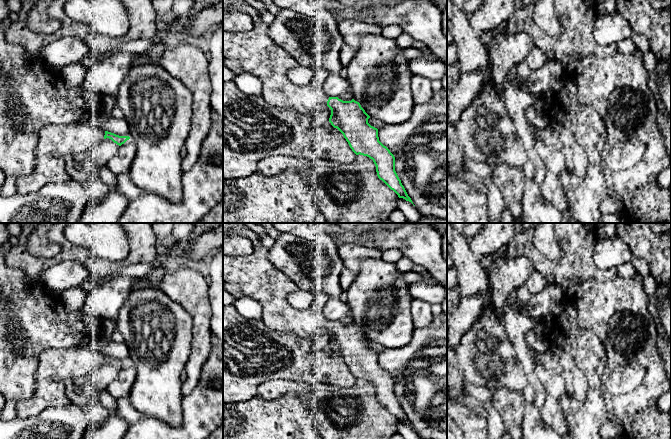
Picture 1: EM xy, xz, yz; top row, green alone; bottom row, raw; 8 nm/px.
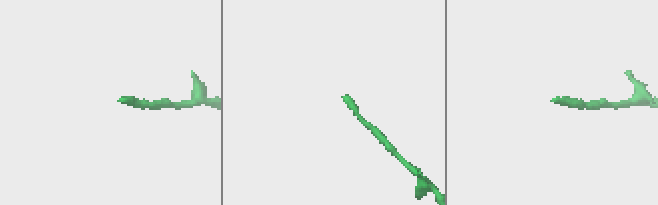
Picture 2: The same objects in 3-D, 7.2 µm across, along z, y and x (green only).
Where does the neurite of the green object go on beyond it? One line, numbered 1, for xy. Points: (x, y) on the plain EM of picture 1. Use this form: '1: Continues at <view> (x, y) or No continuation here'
1: Continues at xy (56, 366)

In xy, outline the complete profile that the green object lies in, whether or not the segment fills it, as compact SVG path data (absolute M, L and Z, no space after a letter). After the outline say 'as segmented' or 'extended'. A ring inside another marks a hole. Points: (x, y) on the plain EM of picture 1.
M96 344L81 348L47 348L39 356L36 385L31 398L16 403L15 419L37 416L50 407L71 403L66 394L68 380L81 382L95 369L109 362L121 370L129 360L104 355Z; extended

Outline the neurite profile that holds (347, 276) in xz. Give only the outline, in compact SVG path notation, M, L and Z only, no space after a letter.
M344 268L339 278L340 287L343 291L346 291L351 286L356 278L356 275L357 273L348 268Z

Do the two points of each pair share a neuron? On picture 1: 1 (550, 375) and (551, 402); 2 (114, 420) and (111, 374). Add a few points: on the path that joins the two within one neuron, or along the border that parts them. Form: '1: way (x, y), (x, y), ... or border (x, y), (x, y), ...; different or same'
1: way (551, 382), (551, 395); same
2: border (109, 411), (101, 422), (90, 426); different

